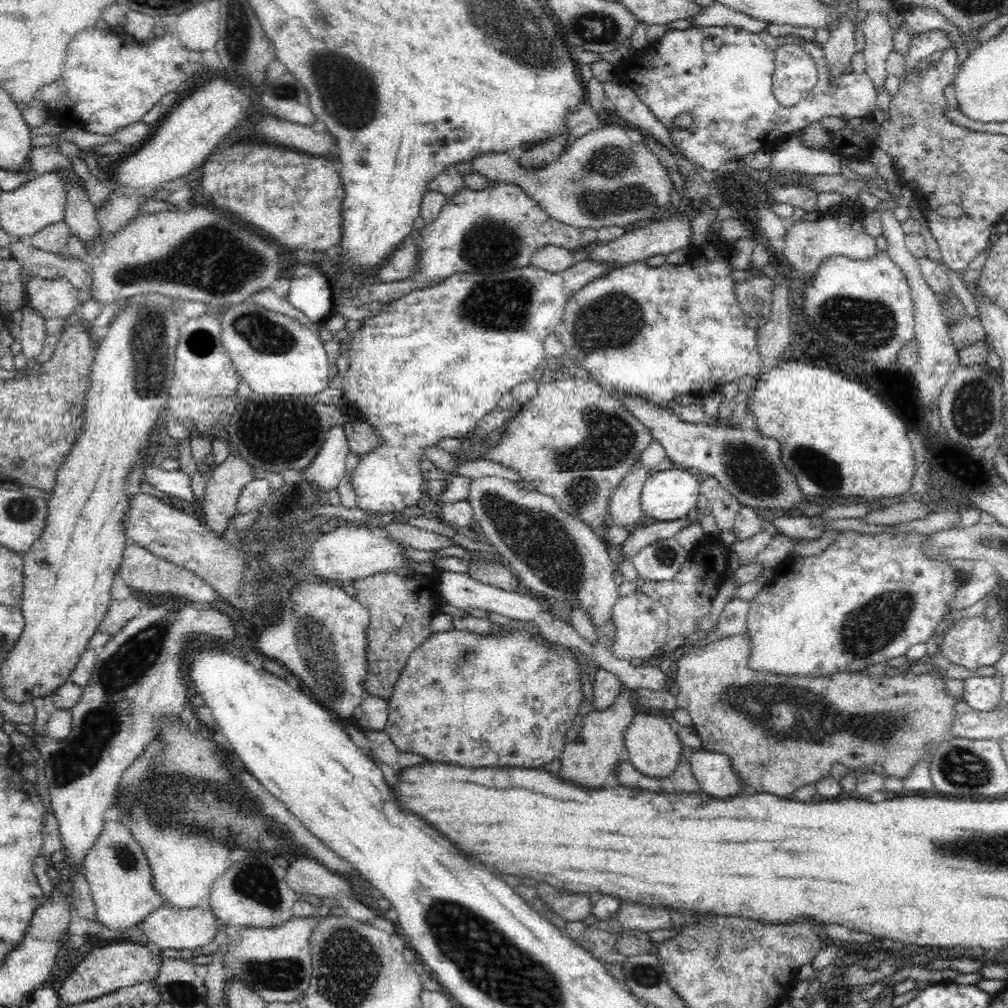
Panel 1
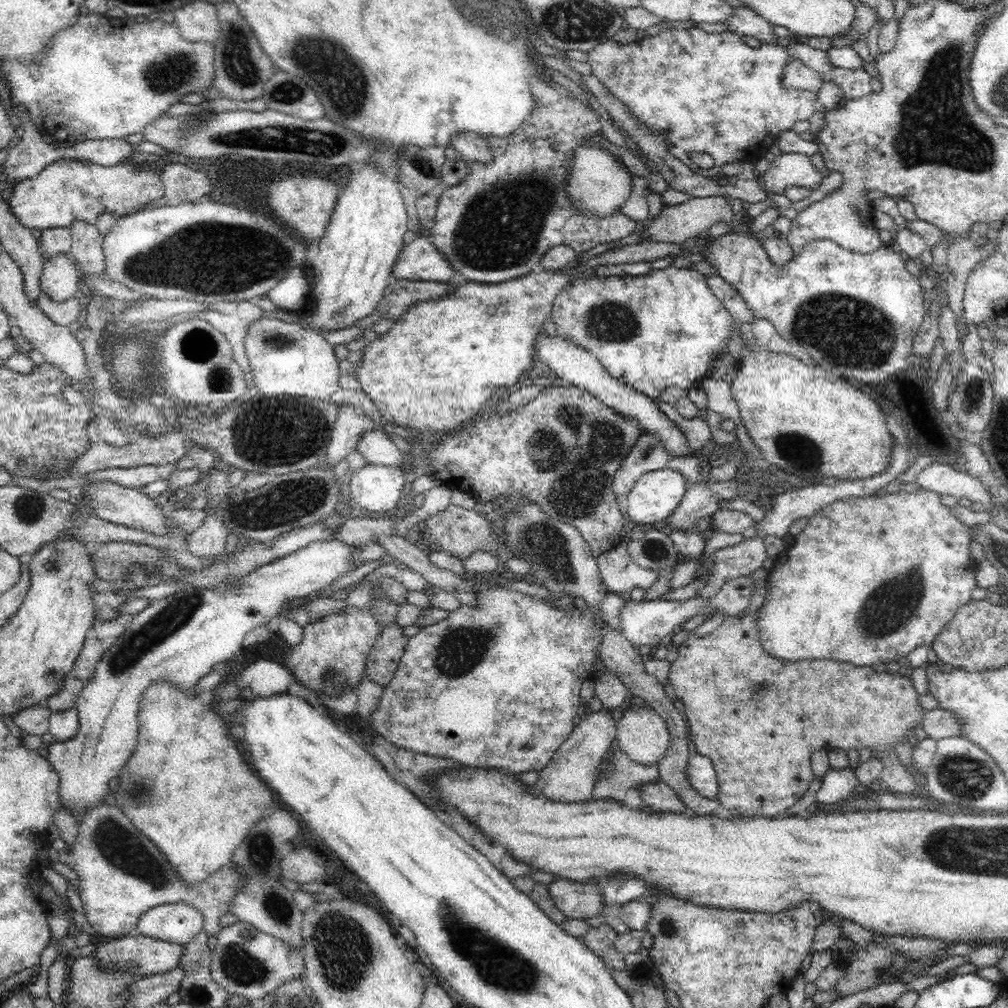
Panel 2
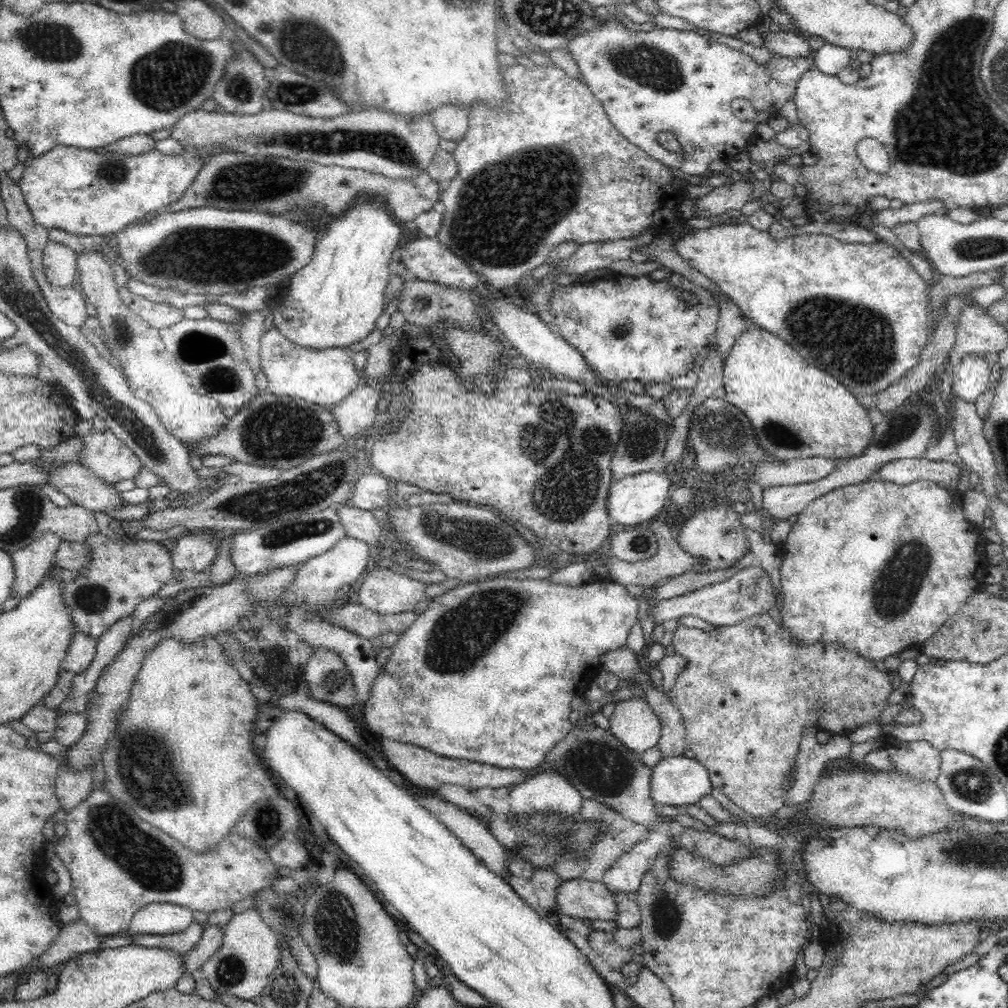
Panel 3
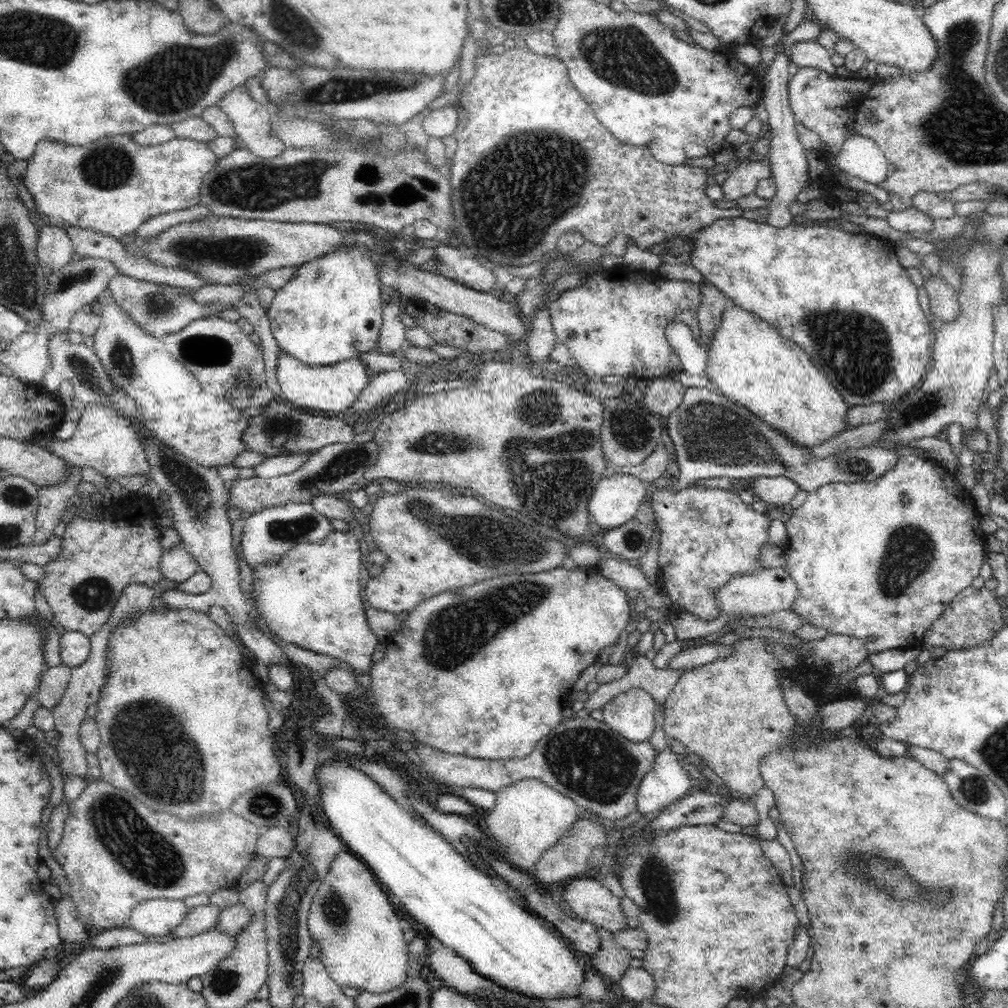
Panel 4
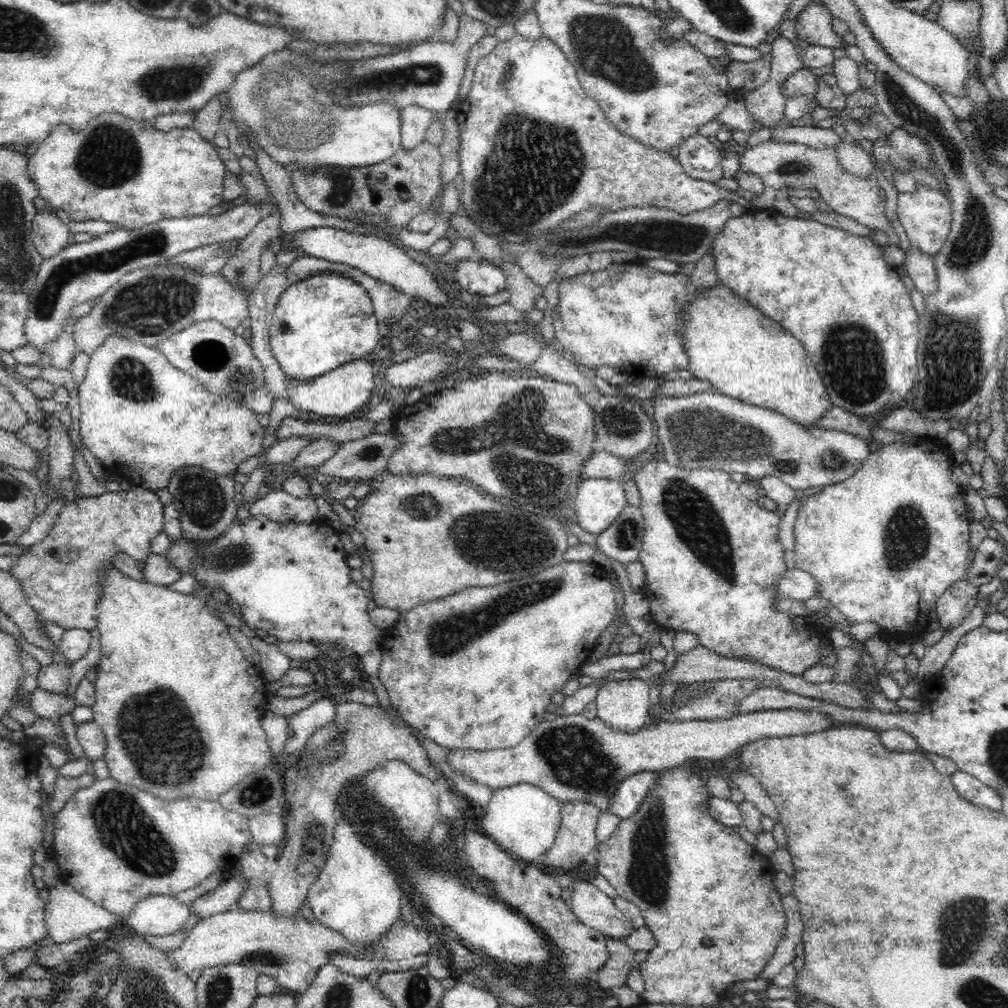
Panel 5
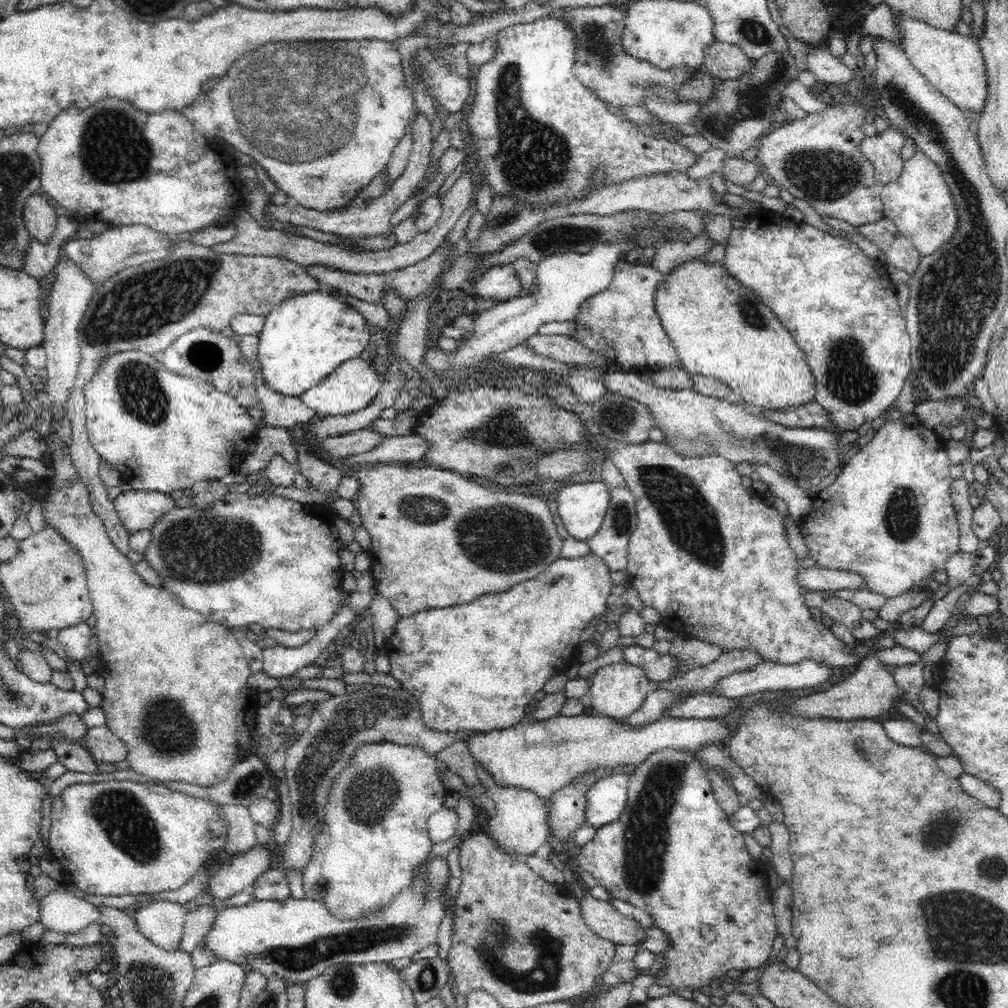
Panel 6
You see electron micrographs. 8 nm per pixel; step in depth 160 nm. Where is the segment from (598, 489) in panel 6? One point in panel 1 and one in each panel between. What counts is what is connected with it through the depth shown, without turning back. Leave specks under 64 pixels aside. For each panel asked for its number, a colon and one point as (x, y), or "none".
1: (670, 495)
2: (656, 495)
3: (633, 501)
4: (617, 499)
5: (599, 502)

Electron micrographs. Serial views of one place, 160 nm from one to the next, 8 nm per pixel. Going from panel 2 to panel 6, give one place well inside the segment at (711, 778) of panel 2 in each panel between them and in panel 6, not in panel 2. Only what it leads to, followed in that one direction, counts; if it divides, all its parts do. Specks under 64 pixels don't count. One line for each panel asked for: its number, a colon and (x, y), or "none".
3: (675, 781)
4: (667, 781)
5: (628, 796)
6: (606, 800)

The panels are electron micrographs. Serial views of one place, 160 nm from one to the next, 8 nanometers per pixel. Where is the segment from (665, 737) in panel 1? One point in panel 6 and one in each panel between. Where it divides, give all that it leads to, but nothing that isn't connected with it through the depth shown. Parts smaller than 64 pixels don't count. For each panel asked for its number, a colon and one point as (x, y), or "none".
2: (642, 734)
3: (633, 722)
4: (631, 714)
5: (624, 705)
6: (617, 690)

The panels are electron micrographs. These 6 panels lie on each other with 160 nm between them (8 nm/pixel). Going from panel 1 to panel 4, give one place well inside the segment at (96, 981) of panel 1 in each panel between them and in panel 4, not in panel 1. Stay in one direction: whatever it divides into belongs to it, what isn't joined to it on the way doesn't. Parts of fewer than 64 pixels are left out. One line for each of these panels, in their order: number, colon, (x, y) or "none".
2: (151, 956)
3: (183, 943)
4: (201, 918)

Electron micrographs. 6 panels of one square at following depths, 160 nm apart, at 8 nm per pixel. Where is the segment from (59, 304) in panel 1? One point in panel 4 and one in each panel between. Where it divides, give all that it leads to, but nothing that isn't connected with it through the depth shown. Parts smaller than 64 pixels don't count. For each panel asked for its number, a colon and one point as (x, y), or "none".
2: (59, 280)
3: (59, 262)
4: (54, 249)

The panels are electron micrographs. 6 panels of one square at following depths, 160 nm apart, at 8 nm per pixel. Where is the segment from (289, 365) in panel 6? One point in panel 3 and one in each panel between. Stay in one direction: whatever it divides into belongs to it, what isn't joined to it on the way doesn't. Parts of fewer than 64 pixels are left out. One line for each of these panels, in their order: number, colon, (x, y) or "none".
3: (334, 300)
4: (331, 310)
5: (320, 323)

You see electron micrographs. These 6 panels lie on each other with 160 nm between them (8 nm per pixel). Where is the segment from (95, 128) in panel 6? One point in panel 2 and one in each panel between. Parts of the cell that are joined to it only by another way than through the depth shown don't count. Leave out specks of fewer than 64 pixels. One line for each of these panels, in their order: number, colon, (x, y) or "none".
2: (68, 190)
3: (84, 192)
4: (111, 186)
5: (128, 173)

